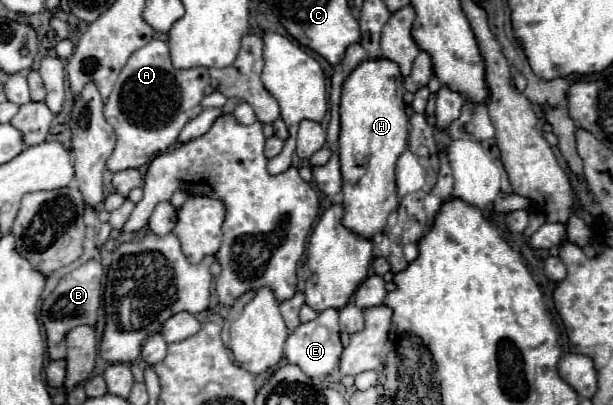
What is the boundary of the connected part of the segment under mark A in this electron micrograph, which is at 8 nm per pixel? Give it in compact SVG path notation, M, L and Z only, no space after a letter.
M152 39L146 47L138 49L128 63L124 65L124 69L118 75L118 81L106 101L106 109L104 109L104 117L106 121L114 127L116 131L116 149L110 155L110 159L106 161L106 167L110 171L124 171L124 169L138 169L144 167L152 157L156 157L158 153L166 151L170 145L176 143L178 133L182 131L182 127L194 119L196 115L202 113L200 101L204 97L204 89L208 85L208 69L192 69L192 71L178 71L172 61L170 61L170 53L168 53L168 45L164 41Z

